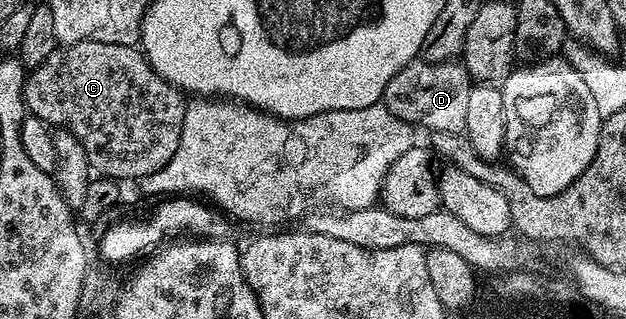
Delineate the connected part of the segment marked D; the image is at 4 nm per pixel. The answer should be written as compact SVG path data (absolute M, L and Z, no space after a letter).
M415 59L409 61L388 83L382 101L400 119L419 130L430 133L448 131L461 133L464 130L464 118L468 112L468 91L472 84L470 72L457 60L427 61Z

